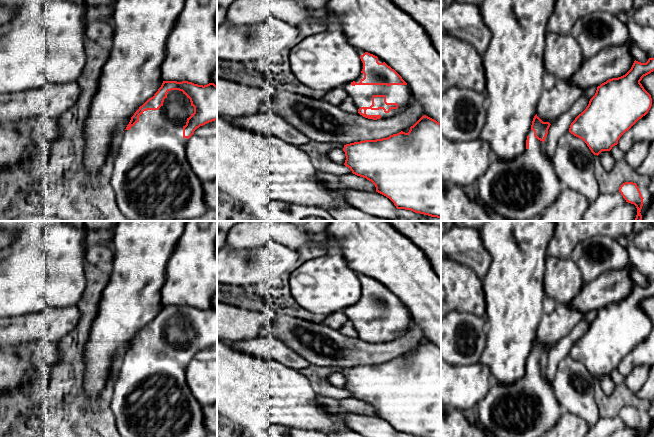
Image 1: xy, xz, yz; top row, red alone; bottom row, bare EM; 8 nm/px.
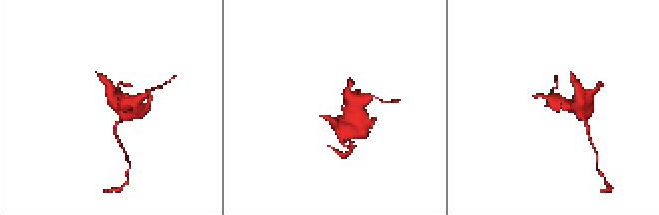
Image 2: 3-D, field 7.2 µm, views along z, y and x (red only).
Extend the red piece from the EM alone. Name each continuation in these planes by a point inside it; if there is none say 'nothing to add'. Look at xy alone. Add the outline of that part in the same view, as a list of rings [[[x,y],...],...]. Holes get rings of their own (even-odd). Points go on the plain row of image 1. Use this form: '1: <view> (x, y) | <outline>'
1: xy (151, 398) | [[[179,314],[168,315],[158,334],[147,334],[130,354],[124,354],[118,376],[113,384],[114,397],[110,408],[121,437],[206,437],[203,406],[193,396],[186,382],[188,363],[183,361],[183,351],[194,337],[190,323]]]

